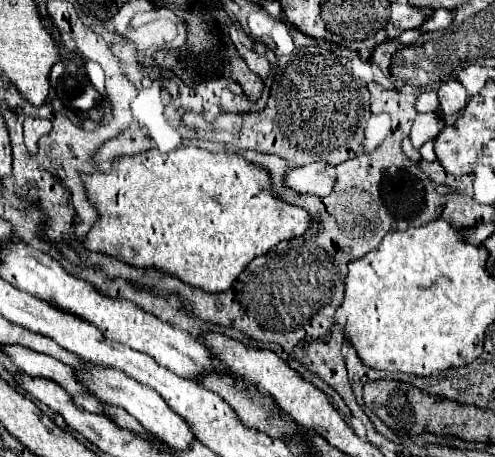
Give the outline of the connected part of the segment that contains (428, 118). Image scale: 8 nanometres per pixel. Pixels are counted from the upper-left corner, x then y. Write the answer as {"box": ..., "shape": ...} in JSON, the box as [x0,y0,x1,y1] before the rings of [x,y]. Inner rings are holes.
{"box":[410,114,446,146],"shape":[[[418,114],[410,132],[410,140],[414,146],[418,146],[418,140],[426,142],[430,138],[436,138],[444,130],[444,126],[446,122],[438,114]]]}

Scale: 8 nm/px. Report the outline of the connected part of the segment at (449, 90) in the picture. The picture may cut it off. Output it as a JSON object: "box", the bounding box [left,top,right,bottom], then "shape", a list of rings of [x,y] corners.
{"box":[438,80,468,114],"shape":[[[450,80],[438,88],[438,98],[442,114],[454,114],[466,106],[468,92],[464,90],[464,86],[460,86],[458,80]]]}

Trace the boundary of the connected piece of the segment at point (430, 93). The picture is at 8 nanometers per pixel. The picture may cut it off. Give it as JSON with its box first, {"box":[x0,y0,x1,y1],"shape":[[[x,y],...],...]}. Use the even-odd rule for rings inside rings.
{"box":[416,90,438,112],"shape":[[[426,90],[418,96],[416,100],[416,106],[418,106],[418,112],[438,112],[438,98],[436,98],[436,92],[434,90]]]}

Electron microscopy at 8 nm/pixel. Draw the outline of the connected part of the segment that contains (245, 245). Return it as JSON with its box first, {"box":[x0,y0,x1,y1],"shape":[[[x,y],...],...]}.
{"box":[84,146,312,292],"shape":[[[180,146],[172,152],[148,150],[134,158],[124,156],[112,162],[108,172],[86,176],[84,186],[100,214],[100,220],[86,236],[88,250],[112,254],[132,266],[160,268],[206,292],[230,290],[248,262],[282,240],[302,236],[312,226],[312,216],[304,208],[276,196],[268,168],[256,166],[236,152],[212,154],[196,146]]]}

